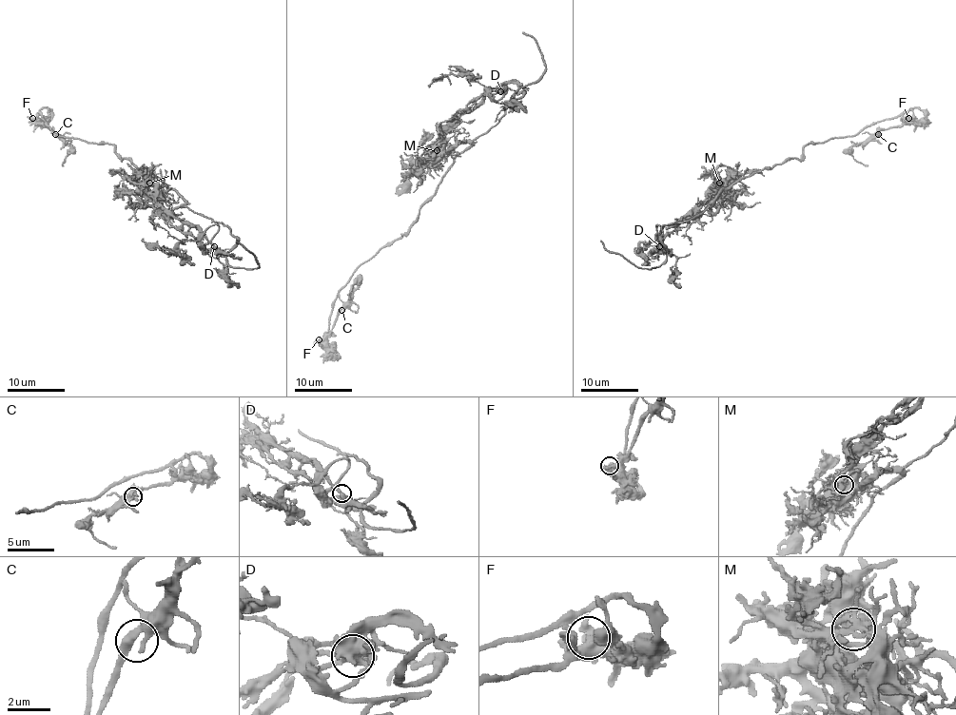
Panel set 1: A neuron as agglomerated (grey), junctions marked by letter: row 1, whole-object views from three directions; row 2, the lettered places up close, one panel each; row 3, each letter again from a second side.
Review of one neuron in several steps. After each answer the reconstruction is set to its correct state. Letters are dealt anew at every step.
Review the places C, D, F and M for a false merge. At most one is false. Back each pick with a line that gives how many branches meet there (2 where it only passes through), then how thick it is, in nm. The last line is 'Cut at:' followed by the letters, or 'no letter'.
M: 5 branches meet; 300 nm thick
Cut at: M

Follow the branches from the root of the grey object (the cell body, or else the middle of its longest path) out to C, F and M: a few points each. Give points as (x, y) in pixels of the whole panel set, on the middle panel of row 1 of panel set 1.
C: (446, 171), (436, 192), (420, 208), (410, 229), (383, 245), (356, 269), (339, 292), (343, 302), (341, 310)
F: (446, 171), (410, 229), (364, 260), (338, 294), (327, 334), (319, 339)
M: (446, 171), (453, 160), (472, 144), (458, 143), (456, 137), (452, 137), (436, 151)

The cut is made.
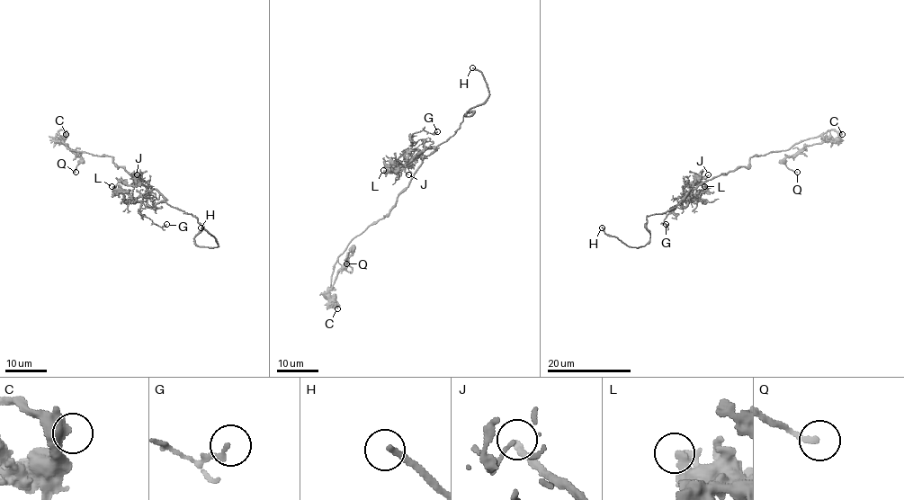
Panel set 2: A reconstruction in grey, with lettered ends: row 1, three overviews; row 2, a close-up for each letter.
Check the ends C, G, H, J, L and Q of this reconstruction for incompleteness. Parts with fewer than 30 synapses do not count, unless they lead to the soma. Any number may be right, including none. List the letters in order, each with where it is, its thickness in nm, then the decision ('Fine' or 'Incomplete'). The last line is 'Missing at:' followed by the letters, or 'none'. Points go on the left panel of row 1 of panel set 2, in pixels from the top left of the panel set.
C: Place: (66, 134). Thickness 420 nm. Fine
G: Place: (166, 224). Thickness 160 nm. Fine
H: Place: (201, 227). Thickness 200 nm. Incomplete
J: Place: (137, 174). Thickness 120 nm. Fine
L: Place: (111, 186). Thickness 260 nm. Fine
Q: Place: (76, 172). Thickness 190 nm. Fine
Missing at: H

